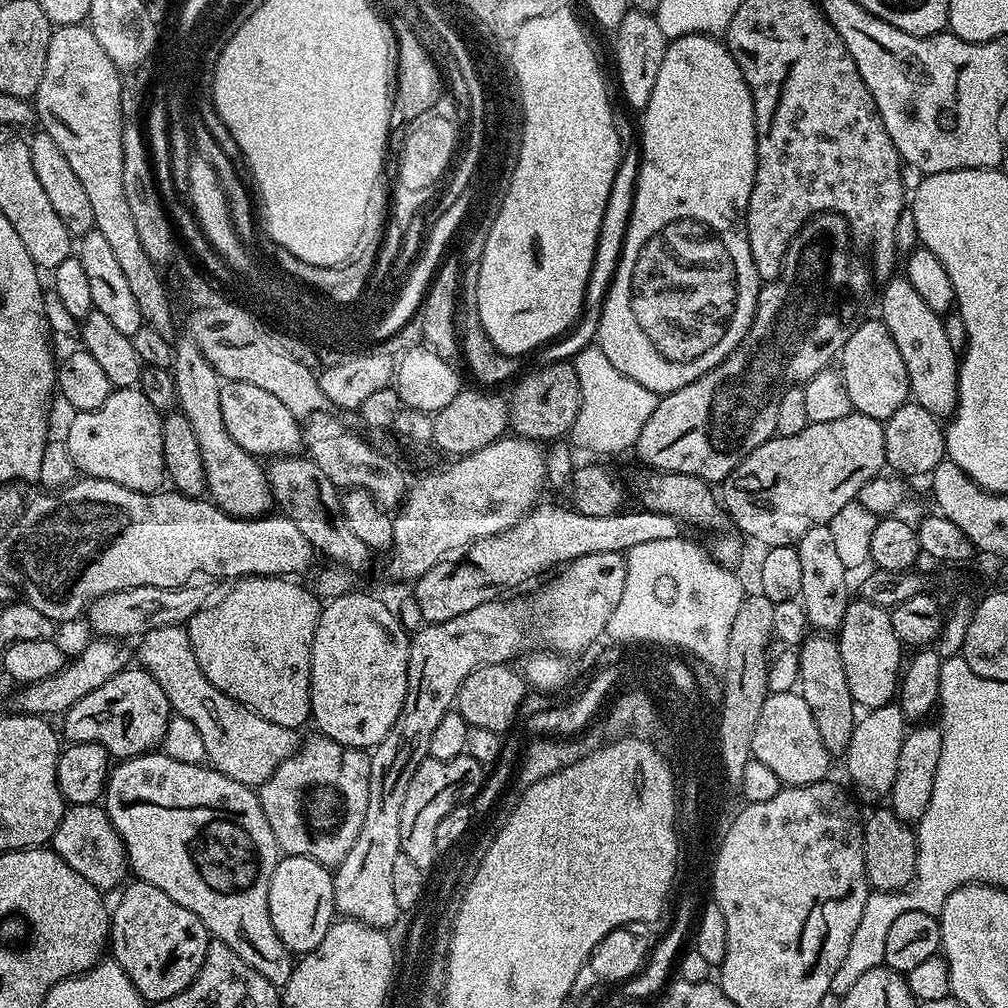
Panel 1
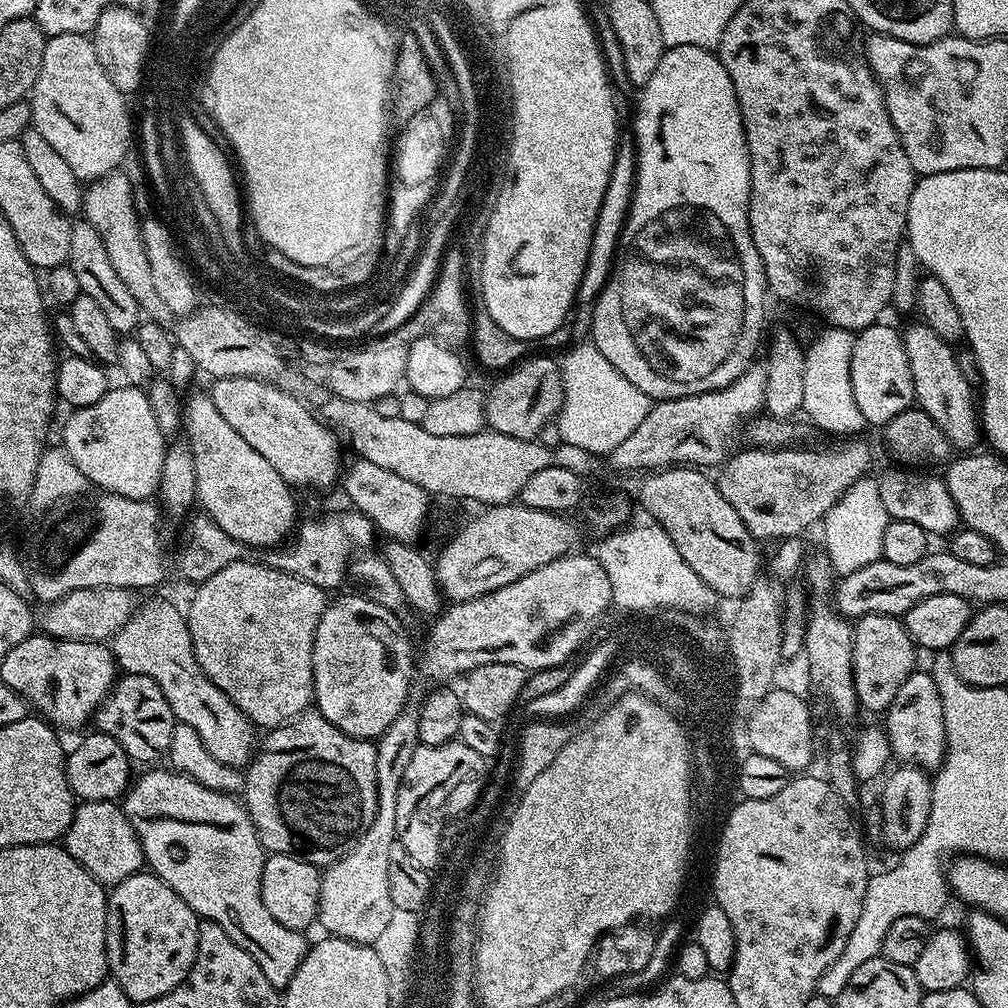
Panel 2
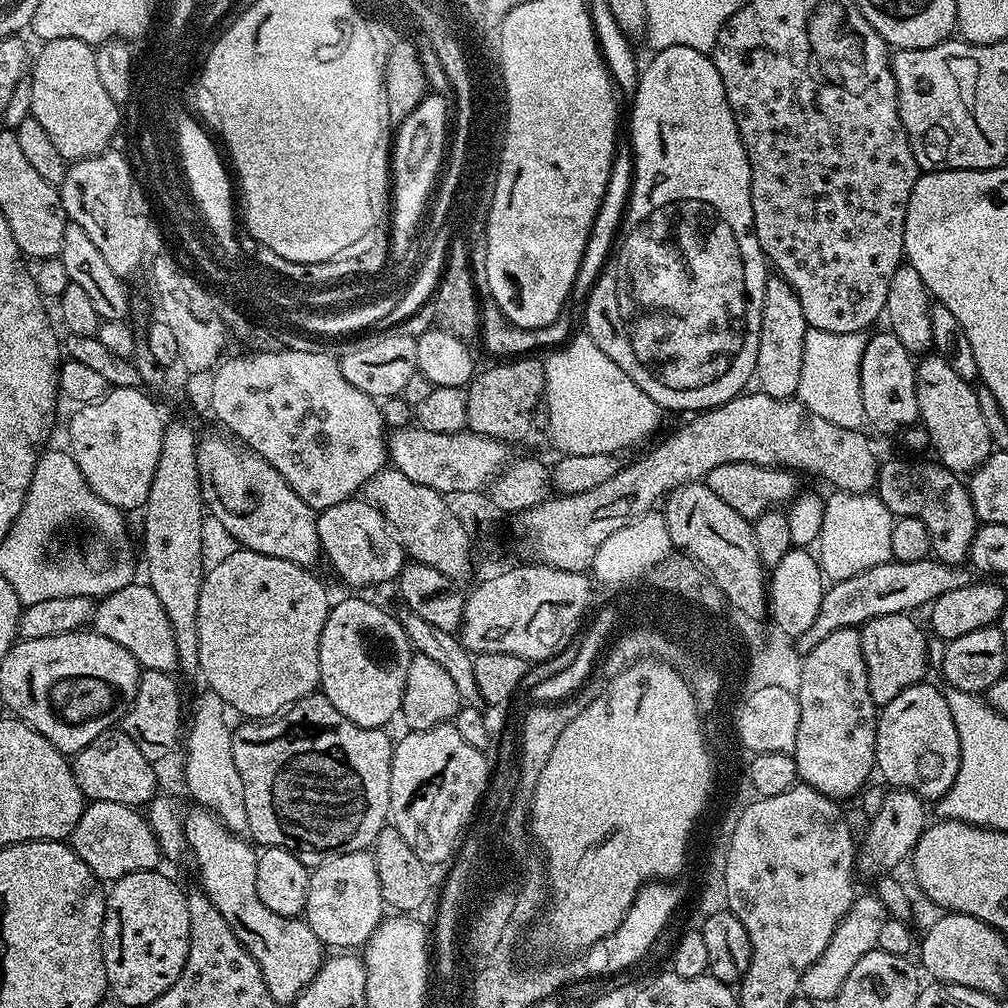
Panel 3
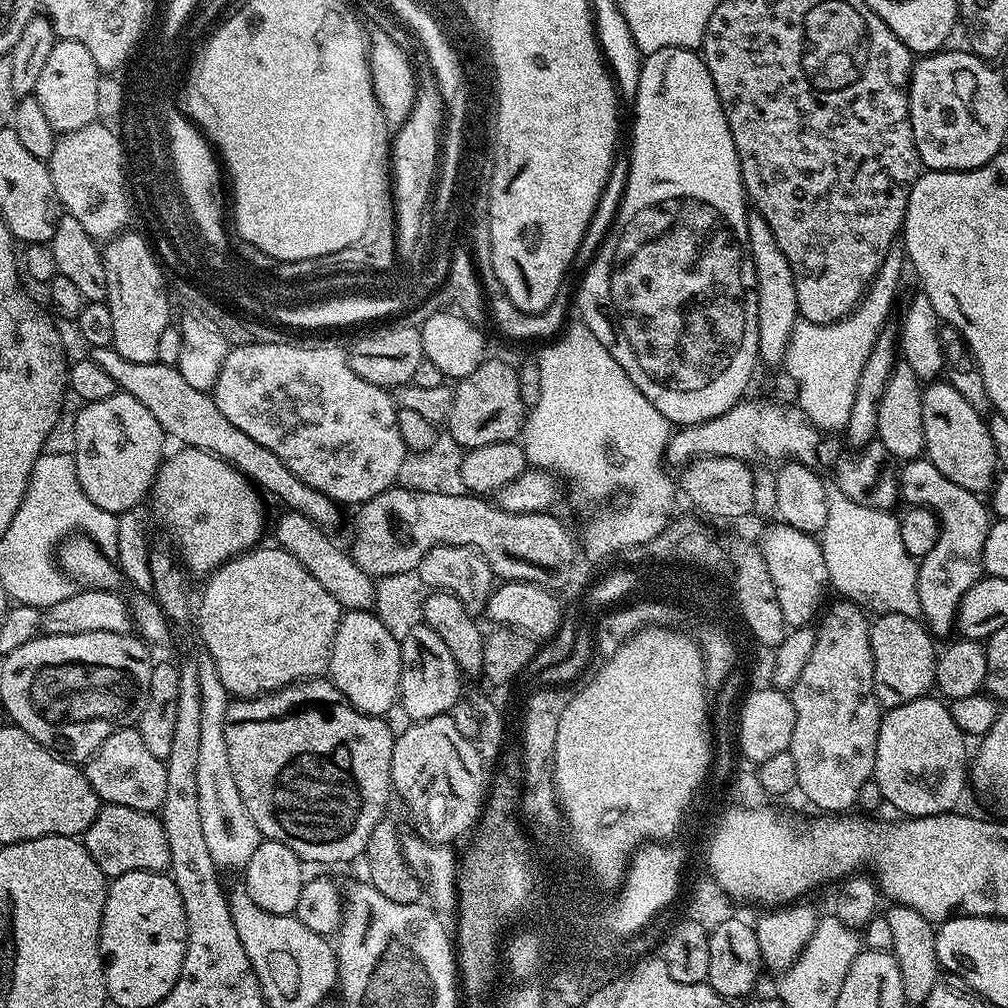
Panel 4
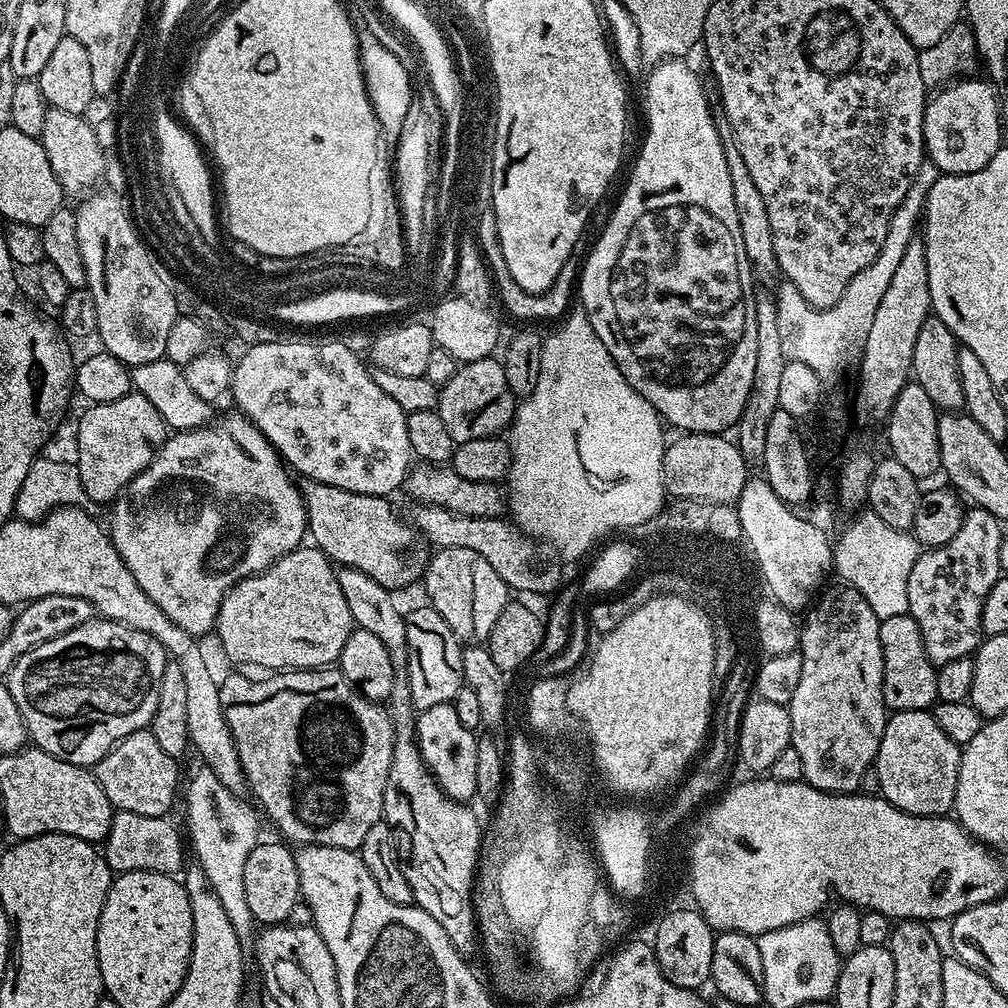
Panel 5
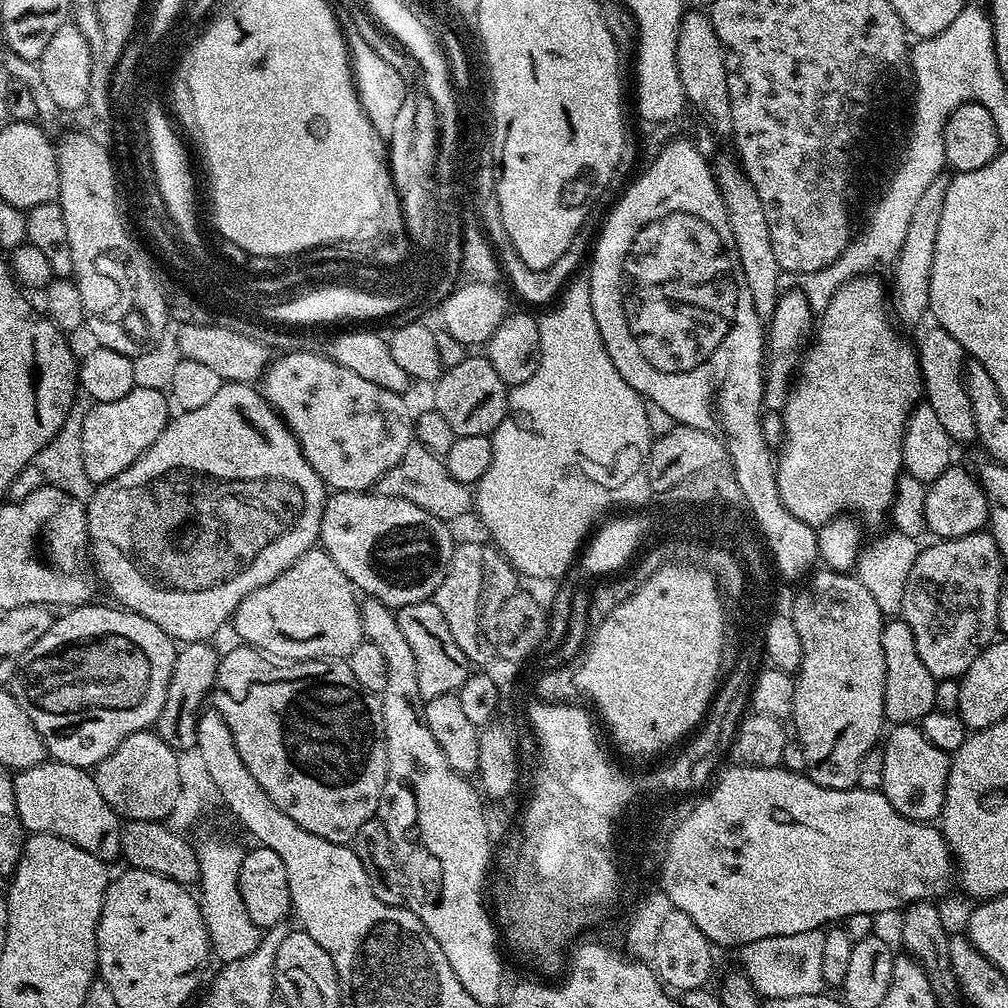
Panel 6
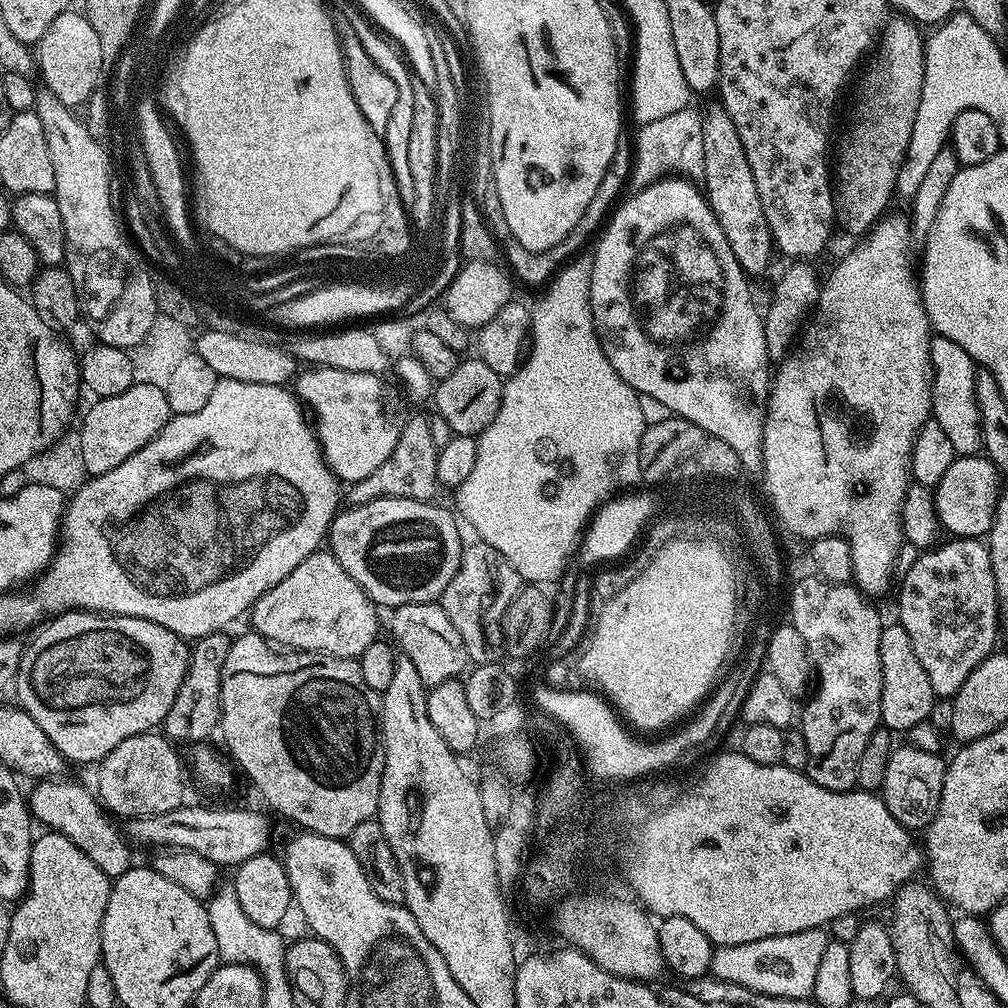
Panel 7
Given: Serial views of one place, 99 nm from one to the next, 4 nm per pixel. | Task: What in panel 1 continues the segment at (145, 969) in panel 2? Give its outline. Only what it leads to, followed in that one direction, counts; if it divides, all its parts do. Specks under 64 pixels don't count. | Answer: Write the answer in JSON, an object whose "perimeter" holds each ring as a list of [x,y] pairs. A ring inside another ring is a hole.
{"perimeter":[[[130,884],[119,893],[120,901],[110,912],[111,959],[126,970],[126,978],[134,982],[144,1001],[169,1000],[174,994],[182,994],[194,982],[198,970],[202,970],[210,933],[198,914],[186,910],[186,906],[178,906],[158,886]]]}

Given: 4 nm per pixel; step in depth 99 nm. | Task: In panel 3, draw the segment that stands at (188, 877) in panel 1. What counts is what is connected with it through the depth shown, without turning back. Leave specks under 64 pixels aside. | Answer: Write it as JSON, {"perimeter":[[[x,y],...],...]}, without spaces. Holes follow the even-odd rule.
{"perimeter":[[[163,794],[157,795],[147,805],[146,815],[148,825],[156,831],[165,857],[182,851],[184,847],[188,847],[192,851],[192,860],[196,863],[197,874],[200,875],[199,887],[210,898],[210,902],[214,902],[214,906],[218,906],[222,918],[226,918],[226,922],[230,922],[230,930],[234,930],[238,942],[242,942],[242,946],[252,955],[254,962],[258,962],[258,966],[262,970],[262,978],[266,982],[270,994],[276,999],[277,1005],[291,1005],[292,1001],[297,1000],[302,994],[302,990],[318,974],[320,965],[326,959],[326,948],[314,934],[314,930],[310,930],[307,920],[295,916],[274,914],[274,910],[262,906],[262,898],[258,898],[256,889],[257,849],[243,835],[230,831],[207,808],[192,806],[192,809],[184,816],[183,810],[170,797],[163,796]]]}

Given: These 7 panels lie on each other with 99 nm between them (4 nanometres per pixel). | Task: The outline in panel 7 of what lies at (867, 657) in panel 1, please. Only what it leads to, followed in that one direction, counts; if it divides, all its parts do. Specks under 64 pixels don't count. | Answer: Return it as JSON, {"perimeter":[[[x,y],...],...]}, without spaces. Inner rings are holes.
{"perimeter":[[[899,622],[884,624],[880,639],[880,657],[882,658],[881,725],[893,733],[907,734],[914,726],[927,721],[938,697],[930,686],[930,678],[926,678],[926,670],[922,670],[922,662],[918,662],[918,654],[914,654],[910,634],[906,634],[906,630]]]}

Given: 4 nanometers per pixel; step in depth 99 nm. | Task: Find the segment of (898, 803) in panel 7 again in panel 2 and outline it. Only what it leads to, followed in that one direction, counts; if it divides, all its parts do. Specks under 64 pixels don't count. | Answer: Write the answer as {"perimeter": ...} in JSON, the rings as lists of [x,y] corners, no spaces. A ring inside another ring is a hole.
{"perimeter":[[[917,670],[902,682],[902,690],[894,694],[887,712],[882,716],[882,729],[888,736],[891,755],[908,766],[925,770],[940,767],[946,754],[946,722],[942,718],[942,698],[934,686],[931,671]]]}

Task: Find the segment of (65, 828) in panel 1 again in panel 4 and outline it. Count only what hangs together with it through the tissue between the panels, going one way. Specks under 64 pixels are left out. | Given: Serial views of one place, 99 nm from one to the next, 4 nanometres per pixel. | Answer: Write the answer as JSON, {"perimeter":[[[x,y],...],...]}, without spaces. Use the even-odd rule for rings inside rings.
{"perimeter":[[[104,804],[100,813],[84,831],[82,842],[98,862],[105,876],[115,878],[131,872],[164,872],[170,862],[170,846],[159,815],[130,810],[130,806]]]}

